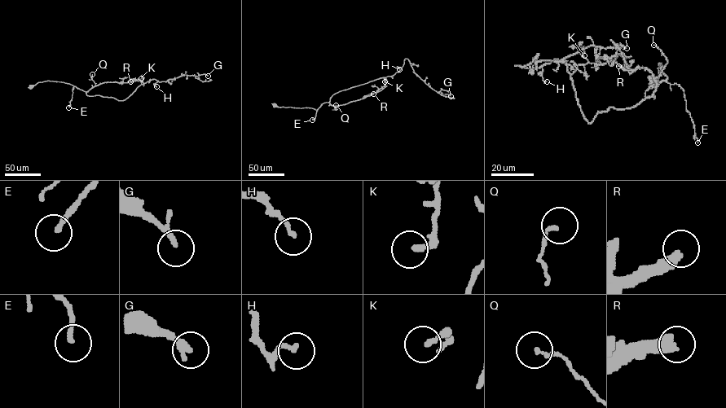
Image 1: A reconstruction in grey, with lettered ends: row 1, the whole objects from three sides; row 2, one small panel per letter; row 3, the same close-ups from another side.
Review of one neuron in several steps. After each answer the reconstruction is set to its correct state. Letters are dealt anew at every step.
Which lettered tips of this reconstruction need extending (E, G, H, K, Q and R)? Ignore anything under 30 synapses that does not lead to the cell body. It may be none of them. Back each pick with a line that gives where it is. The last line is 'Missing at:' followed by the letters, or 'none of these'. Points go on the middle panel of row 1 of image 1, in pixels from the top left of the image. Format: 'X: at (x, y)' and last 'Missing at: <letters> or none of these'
Missing at: none of these

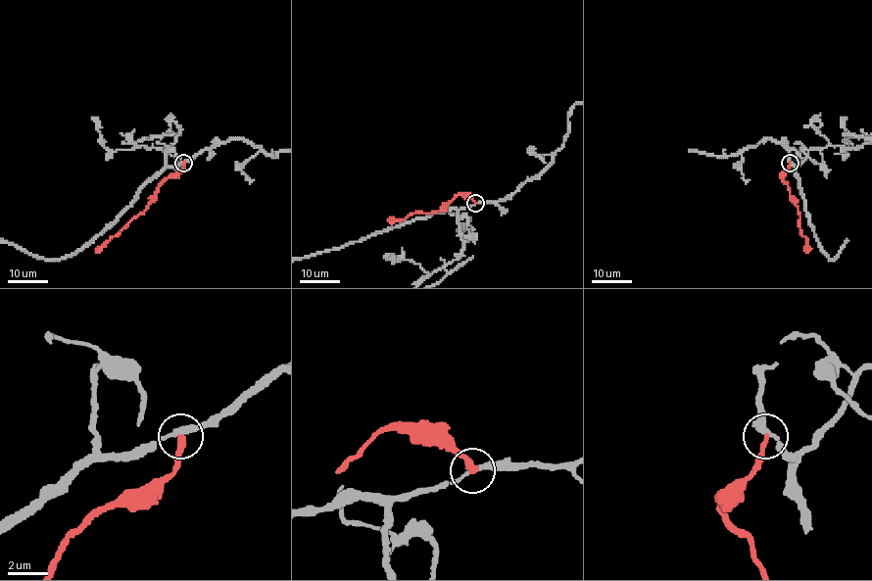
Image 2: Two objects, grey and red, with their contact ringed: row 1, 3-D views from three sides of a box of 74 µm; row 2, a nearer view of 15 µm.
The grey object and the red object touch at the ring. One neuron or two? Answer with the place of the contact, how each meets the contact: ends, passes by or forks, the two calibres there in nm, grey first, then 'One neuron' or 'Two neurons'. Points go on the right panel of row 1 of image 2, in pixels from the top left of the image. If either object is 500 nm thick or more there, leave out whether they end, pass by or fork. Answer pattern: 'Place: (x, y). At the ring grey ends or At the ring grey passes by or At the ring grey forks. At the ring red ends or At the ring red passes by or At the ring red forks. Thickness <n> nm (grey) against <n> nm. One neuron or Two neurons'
Place: (790, 163). At the ring grey passes by. At the ring red ends. Thickness 240 nm (grey) against 280 nm. Two neurons

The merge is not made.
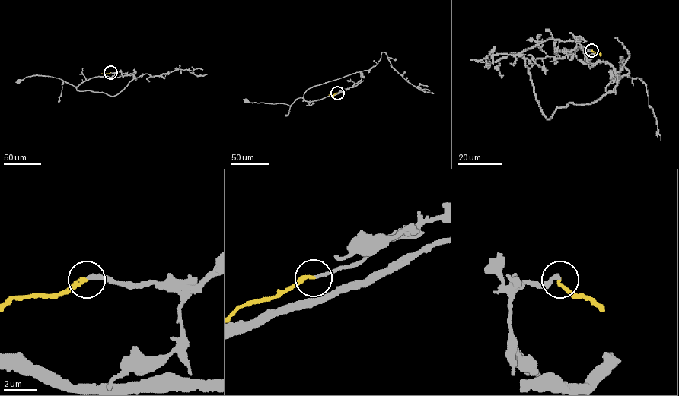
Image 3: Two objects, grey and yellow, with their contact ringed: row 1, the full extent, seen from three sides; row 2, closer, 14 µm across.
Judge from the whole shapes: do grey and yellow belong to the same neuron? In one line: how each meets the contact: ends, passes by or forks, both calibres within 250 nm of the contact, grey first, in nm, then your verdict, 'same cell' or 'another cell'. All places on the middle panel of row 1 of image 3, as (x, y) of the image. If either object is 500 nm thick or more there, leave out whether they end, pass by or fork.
grey ends | yellow ends | 220/190 nm | same cell

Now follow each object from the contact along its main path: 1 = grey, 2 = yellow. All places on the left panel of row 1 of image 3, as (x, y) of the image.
1: (110, 72), (134, 74), (113, 96), (78, 91), (62, 80), (46, 76), (33, 75), (18, 81)
2: (110, 72), (101, 73)

